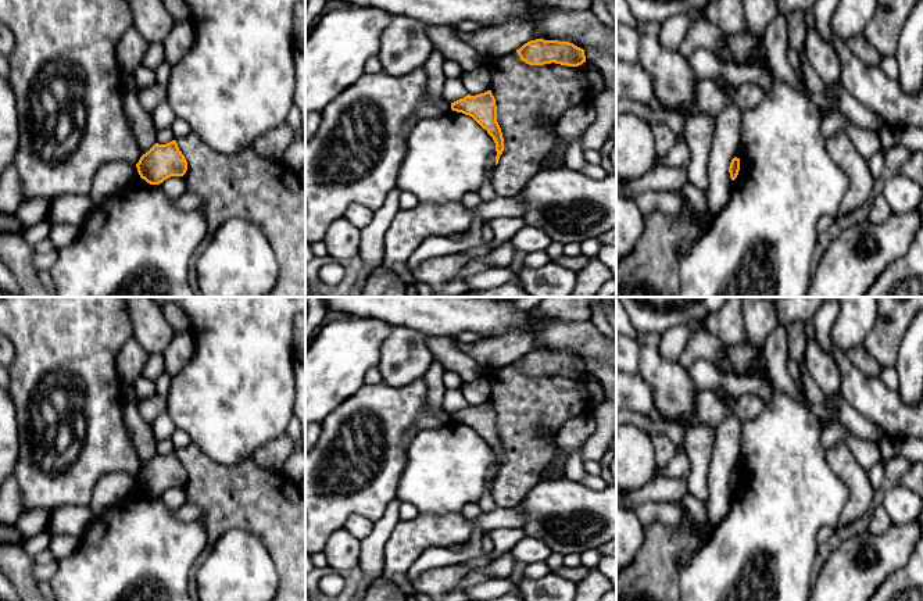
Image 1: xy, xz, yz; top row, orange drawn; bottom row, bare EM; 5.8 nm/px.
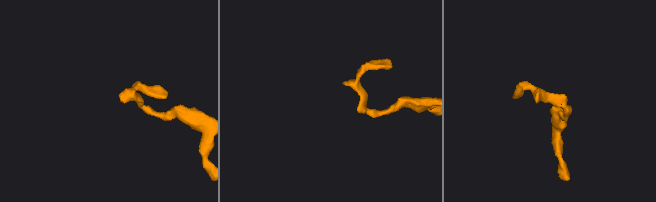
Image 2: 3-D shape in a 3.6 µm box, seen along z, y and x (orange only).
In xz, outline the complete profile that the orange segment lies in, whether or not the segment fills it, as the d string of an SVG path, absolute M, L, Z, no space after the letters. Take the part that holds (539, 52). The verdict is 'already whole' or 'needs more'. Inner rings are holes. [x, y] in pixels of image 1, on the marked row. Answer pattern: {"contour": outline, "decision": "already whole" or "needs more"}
{"contour": "M536 39L516 50L529 65L561 64L579 67L586 62L584 50L569 42Z", "decision": "already whole"}

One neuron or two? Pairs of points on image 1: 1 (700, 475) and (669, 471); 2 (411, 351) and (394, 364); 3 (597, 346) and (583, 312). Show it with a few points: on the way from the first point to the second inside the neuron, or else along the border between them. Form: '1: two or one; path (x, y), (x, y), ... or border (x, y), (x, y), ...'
1: two; border (679, 449), (689, 460), (689, 479)
2: one; path (407, 356), (399, 364)
3: two; border (553, 319), (589, 321)

